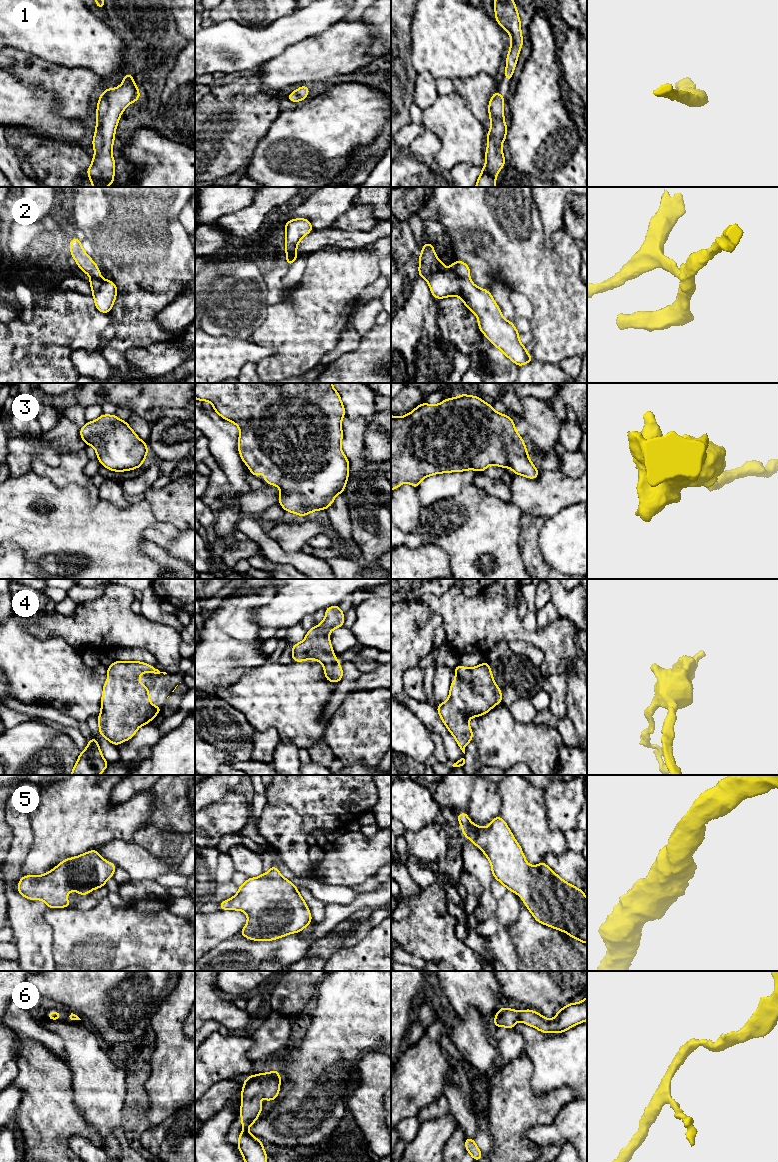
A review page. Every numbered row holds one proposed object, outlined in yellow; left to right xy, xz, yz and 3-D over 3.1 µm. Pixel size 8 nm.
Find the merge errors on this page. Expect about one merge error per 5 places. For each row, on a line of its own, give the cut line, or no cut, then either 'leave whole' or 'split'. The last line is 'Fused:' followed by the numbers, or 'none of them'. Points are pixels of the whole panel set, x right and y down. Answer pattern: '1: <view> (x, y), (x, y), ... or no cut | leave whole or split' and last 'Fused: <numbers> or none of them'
1: no cut | leave whole
2: yz (450, 270), (459, 277), (468, 277) | split
3: no cut | leave whole
4: no cut | leave whole
5: no cut | leave whole
6: no cut | leave whole
Fused: 2

